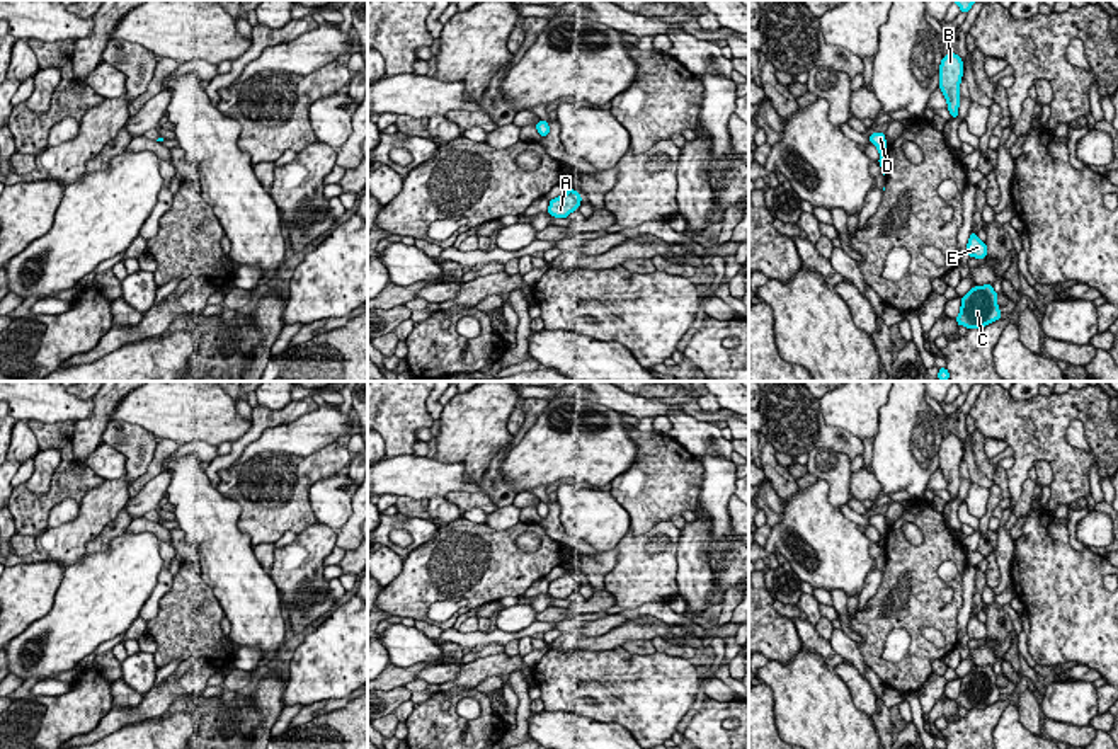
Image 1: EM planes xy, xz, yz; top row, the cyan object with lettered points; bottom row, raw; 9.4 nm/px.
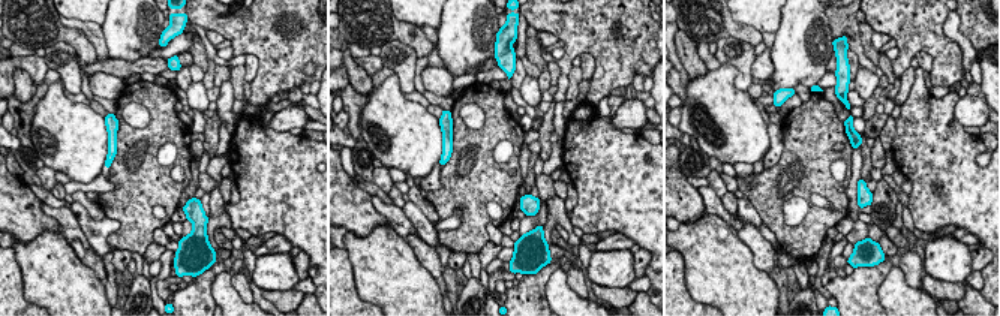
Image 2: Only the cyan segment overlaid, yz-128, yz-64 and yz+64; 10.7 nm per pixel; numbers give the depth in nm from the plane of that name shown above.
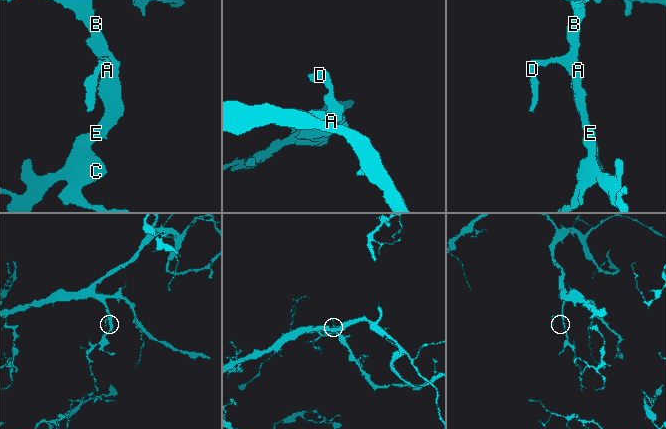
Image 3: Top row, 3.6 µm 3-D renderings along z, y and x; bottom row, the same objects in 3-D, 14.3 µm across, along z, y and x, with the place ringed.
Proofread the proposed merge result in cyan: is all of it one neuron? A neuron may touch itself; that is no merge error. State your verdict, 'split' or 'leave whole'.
leave whole

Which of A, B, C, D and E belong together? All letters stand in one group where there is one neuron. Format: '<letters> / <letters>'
A B C D E

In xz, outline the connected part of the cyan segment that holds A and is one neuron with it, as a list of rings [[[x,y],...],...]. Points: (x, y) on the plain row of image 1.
[[[568,570],[562,577],[550,582],[548,594],[555,599],[567,599],[572,592],[580,587],[580,574]]]

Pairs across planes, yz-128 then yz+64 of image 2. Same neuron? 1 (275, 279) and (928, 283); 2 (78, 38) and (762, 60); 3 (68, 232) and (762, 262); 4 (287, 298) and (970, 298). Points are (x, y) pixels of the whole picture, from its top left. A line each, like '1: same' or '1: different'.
1: different
2: different
3: different
4: different

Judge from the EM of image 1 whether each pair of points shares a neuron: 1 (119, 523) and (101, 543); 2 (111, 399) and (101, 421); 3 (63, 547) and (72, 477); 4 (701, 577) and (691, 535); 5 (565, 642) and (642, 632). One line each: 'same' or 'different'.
1: same
2: same
3: different
4: same
5: same

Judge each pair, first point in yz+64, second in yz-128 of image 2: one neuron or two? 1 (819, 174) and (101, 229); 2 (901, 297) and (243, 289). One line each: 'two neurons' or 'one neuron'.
1: two neurons
2: two neurons

